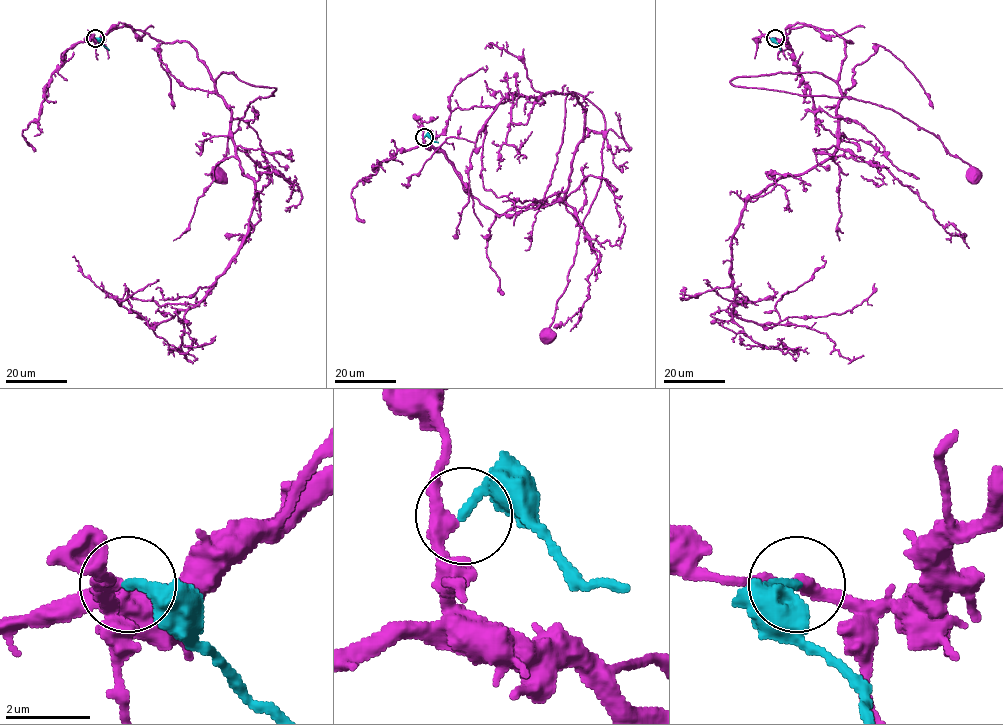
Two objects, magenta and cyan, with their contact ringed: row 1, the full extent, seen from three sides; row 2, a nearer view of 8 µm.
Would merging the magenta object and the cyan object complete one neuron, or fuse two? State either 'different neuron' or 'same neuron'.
same neuron

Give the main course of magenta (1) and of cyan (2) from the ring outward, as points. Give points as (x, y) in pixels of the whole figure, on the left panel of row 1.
1: (95, 38), (128, 25), (164, 42), (187, 42), (214, 80), (233, 73), (276, 88), (248, 105), (215, 174)
2: (95, 38), (109, 50)

